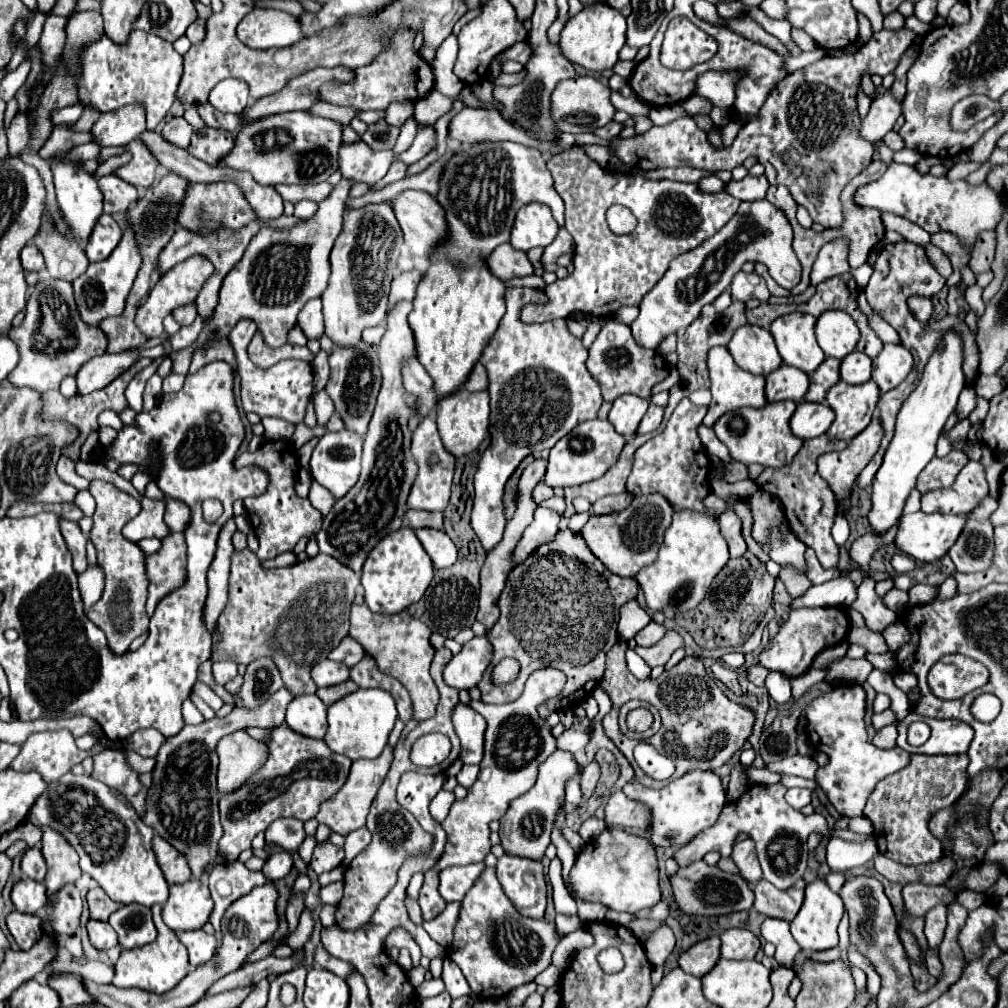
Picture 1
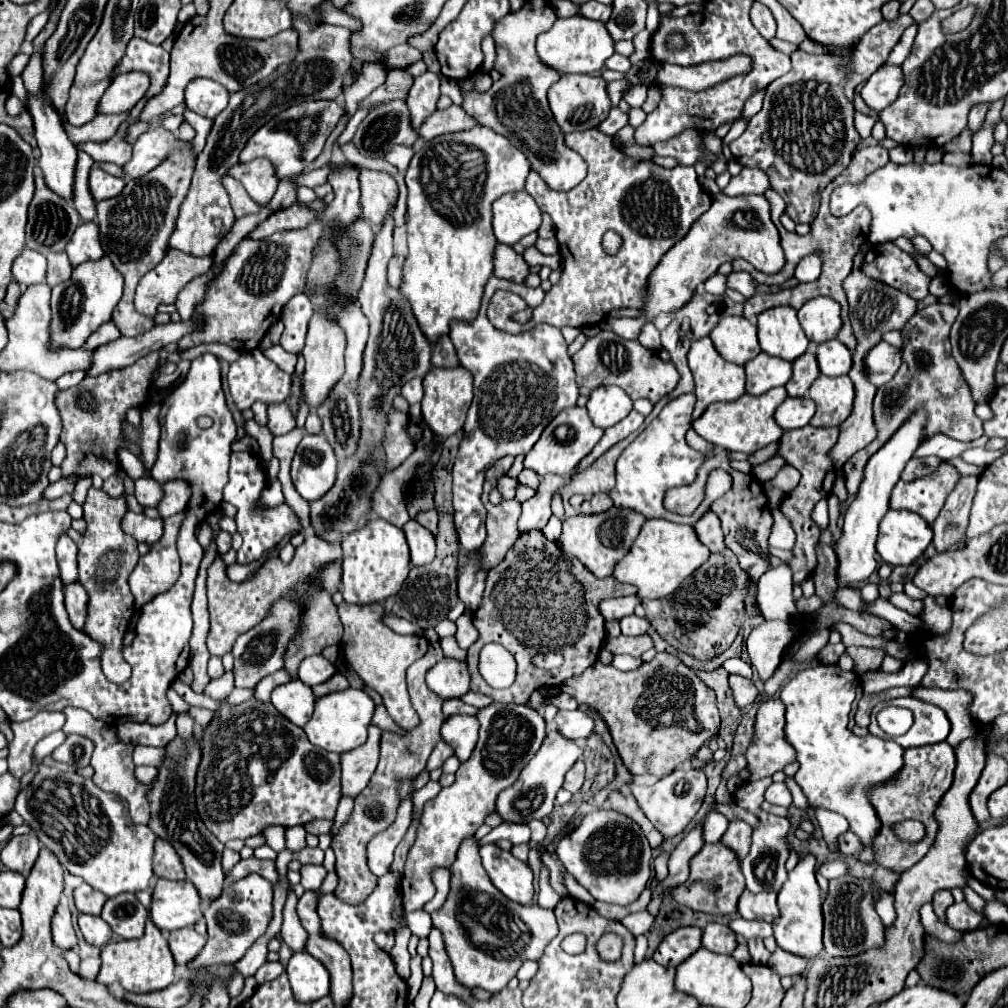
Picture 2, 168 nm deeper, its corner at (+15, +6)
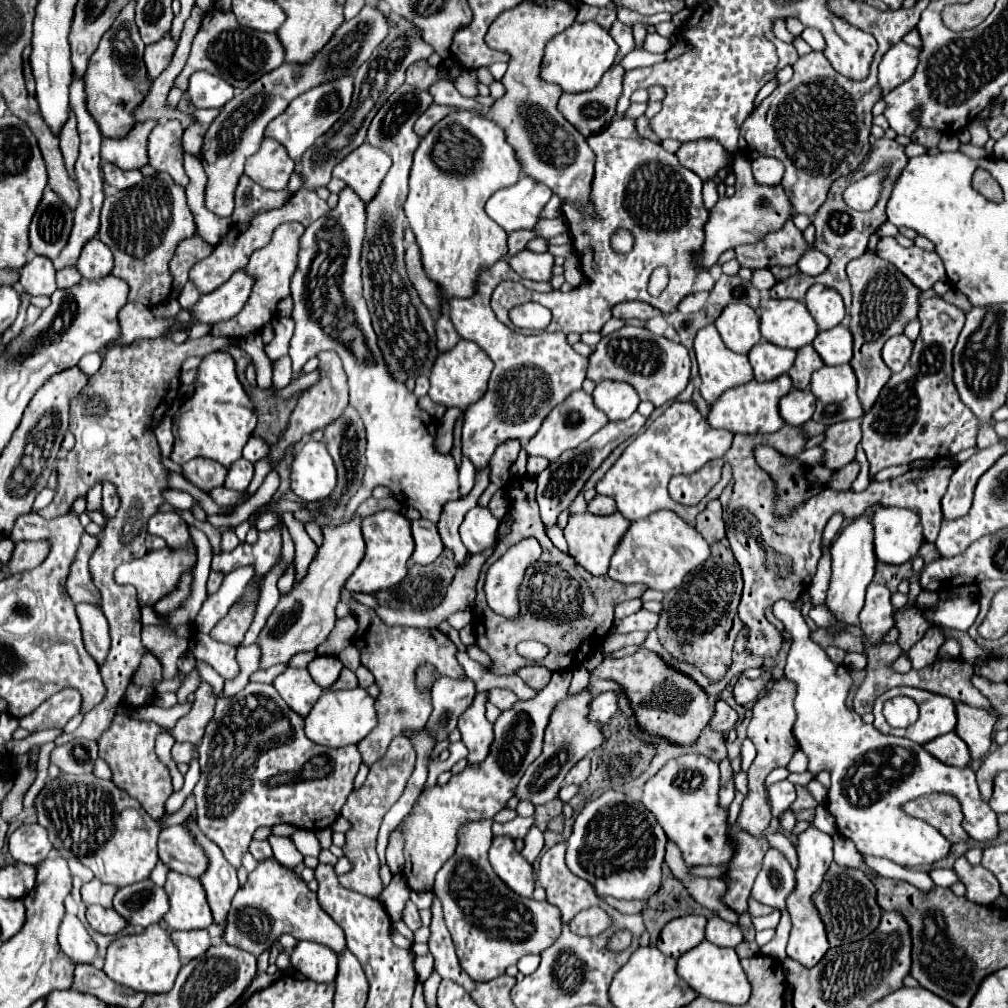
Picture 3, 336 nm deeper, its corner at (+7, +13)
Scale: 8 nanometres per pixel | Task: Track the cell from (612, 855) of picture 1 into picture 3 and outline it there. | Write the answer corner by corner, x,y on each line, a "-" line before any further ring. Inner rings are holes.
607,790
597,800
587,802
585,808
575,818
573,834
567,838
567,866
573,874
591,882
599,896
647,900
661,886
661,866
665,856
665,844
667,844
667,836
663,828
641,802
633,802
623,792

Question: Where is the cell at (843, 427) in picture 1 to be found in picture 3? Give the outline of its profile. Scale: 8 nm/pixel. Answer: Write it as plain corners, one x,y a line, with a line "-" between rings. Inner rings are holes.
849,364
823,366
813,372
811,392
817,398
813,414
815,422
831,426
863,416
863,408
857,398
857,378

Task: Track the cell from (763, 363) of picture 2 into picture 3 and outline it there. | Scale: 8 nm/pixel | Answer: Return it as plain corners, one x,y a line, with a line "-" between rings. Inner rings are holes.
759,342
749,350
749,362
755,370
755,380
767,382
785,374
795,362
795,350
775,346
771,342

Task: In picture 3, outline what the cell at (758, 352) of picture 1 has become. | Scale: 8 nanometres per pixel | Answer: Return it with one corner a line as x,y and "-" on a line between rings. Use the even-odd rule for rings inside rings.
729,304
715,320
715,326
725,346
737,354
747,354
757,342
761,342
759,316
747,304

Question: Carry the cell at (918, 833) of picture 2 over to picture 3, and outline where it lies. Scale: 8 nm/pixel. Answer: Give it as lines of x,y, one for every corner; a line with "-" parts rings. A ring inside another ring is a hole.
779,600
773,604
773,612
785,624
785,628
793,634
793,644
791,644
787,664
785,664
785,676
797,684
797,698
795,698
797,722
793,726
793,734
799,742
799,748
809,758
809,770
813,774
819,774
821,770
831,772
827,810
835,818
837,832
841,836
853,840
861,854
881,856
881,858
887,858
887,860
899,864
903,868
931,866
949,854
951,842
939,830
929,826
925,820
909,816
907,812
903,812
903,804
909,800
921,798
925,794
945,792
945,794
951,794
959,800
961,812
963,812
965,832
977,842
993,842
999,836
997,814
981,798
977,782
975,782
975,772
971,768
947,766
947,764
939,762
935,756
931,756
923,746
917,746
915,742
911,742
907,738
885,736
879,730
875,730
871,724
865,724
857,712
853,712
845,706
847,692
853,684
849,670
845,670
843,664
831,662
827,658
825,650
811,640
811,634
807,632
807,624
801,616
801,610
795,608
793,602
789,602
789,600

